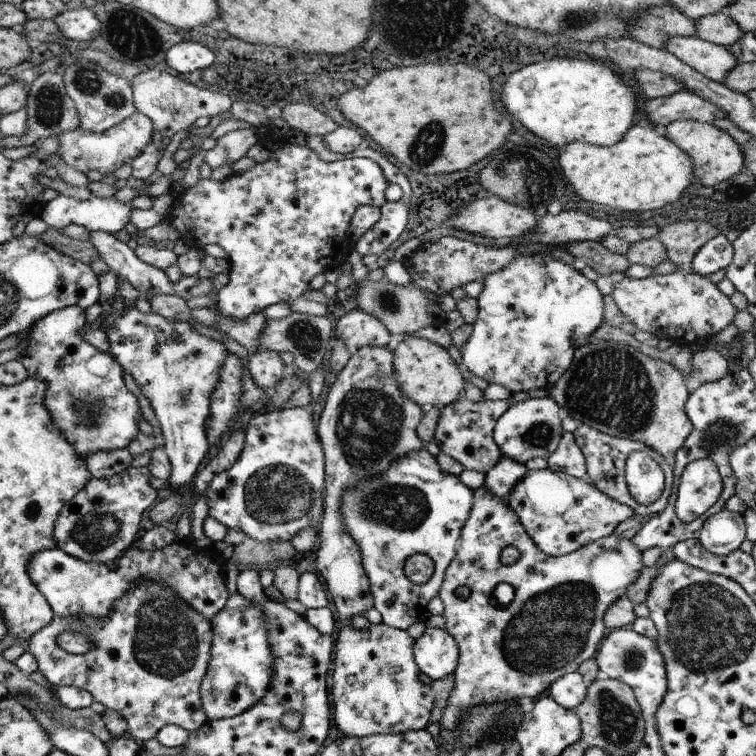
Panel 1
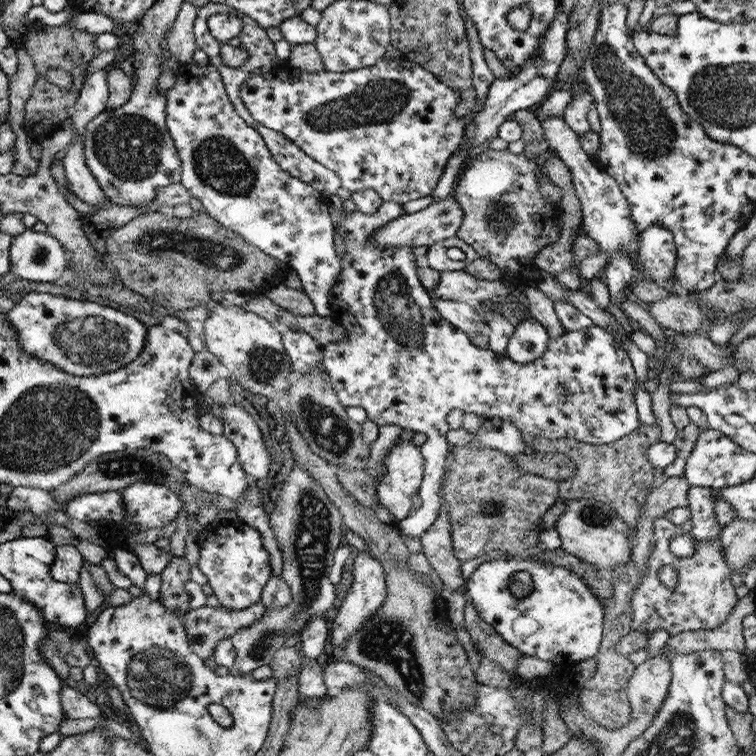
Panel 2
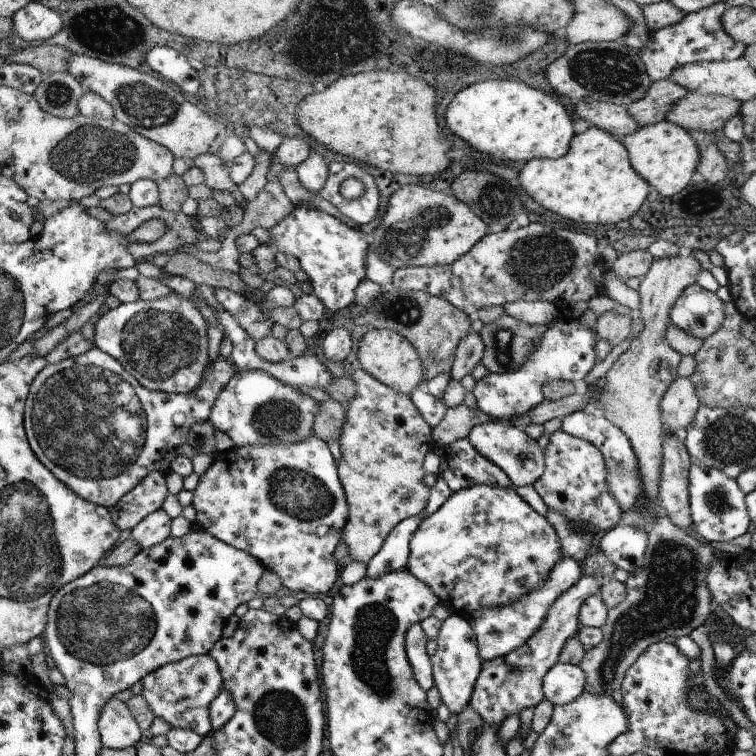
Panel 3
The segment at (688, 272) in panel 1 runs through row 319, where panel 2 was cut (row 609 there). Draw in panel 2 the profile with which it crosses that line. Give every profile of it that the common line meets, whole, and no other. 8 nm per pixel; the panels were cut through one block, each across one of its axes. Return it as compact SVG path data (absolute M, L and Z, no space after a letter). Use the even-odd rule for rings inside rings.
M666 517L654 519L654 549L646 561L646 575L638 575L638 584L630 600L631 632L652 637L655 632L664 630L672 636L687 631L706 631L719 628L728 620L732 610L738 605L736 589L730 579L731 570L724 559L724 547L720 537L696 540L696 552L690 558L674 556L670 552L670 541L678 533L688 533L692 529L692 519L676 524ZM670 565L678 571L678 585L670 590L660 583L658 569Z

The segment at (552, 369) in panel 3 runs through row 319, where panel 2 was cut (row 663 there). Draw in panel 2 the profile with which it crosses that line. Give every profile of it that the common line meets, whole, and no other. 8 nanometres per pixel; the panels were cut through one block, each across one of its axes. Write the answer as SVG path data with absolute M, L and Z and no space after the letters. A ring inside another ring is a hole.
M503 558L483 562L470 576L466 579L468 582L467 598L475 607L480 619L494 628L494 631L506 642L509 642L524 656L532 656L546 660L554 664L564 665L566 662L578 664L584 660L594 658L599 654L600 645L603 637L603 608L604 605L599 597L593 592L593 589L576 573L560 565L552 564L548 561L536 561L536 559L524 558Z

